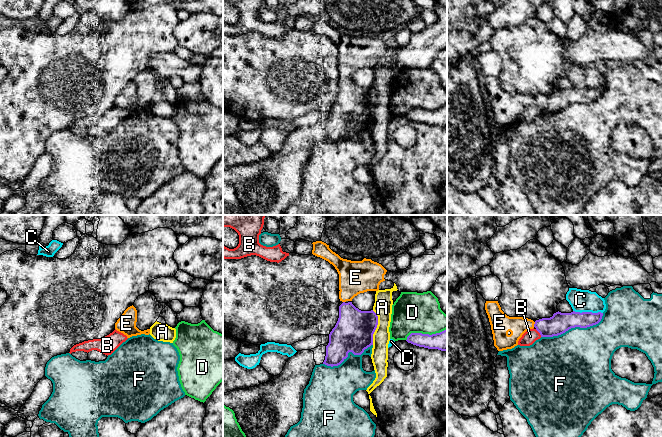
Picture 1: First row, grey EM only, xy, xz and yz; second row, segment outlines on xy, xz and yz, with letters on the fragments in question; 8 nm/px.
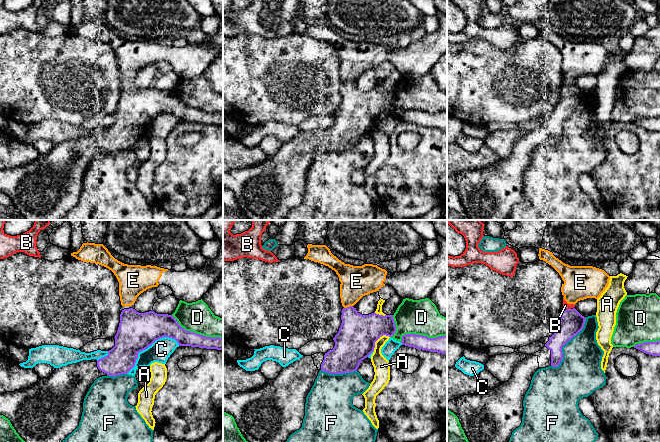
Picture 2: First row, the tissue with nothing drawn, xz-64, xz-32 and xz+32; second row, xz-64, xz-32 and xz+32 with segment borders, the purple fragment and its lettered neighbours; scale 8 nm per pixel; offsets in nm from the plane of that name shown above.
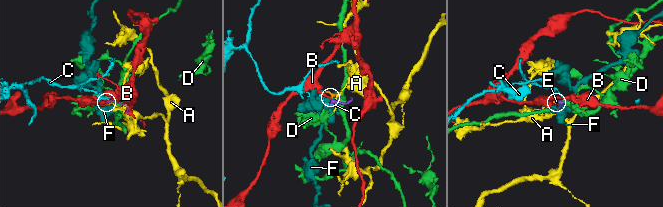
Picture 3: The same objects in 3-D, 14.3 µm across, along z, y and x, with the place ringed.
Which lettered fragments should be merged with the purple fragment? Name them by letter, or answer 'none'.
E

